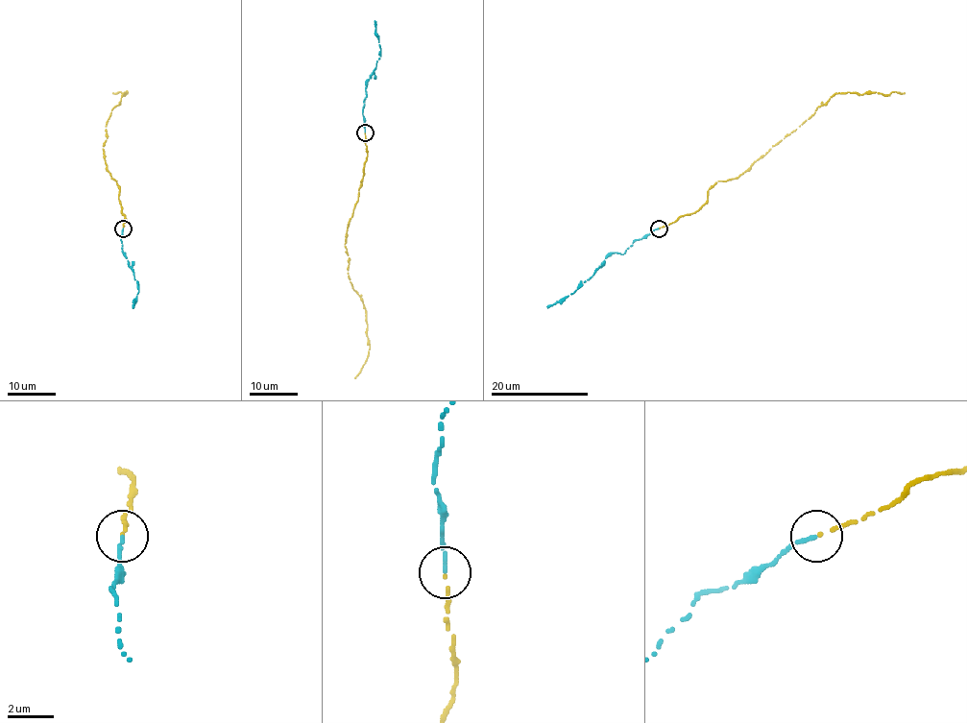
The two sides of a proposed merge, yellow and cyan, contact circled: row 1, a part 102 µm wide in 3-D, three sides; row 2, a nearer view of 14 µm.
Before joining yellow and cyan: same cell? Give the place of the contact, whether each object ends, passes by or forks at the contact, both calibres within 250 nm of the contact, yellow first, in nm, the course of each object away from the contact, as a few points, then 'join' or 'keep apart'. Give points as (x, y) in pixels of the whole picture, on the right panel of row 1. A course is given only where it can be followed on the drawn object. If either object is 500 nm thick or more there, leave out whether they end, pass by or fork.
(659, 228) | yellow ends | cyan ends | 140/180 nm | yellow via (660, 228), (680, 216), (692, 214), (707, 200), (710, 188), (718, 181), (743, 174), (835, 93), (904, 92) | cyan via (659, 228), (637, 239), (623, 253), (610, 253), (588, 279), (581, 280), (573, 293), (546, 306) | keep apart

